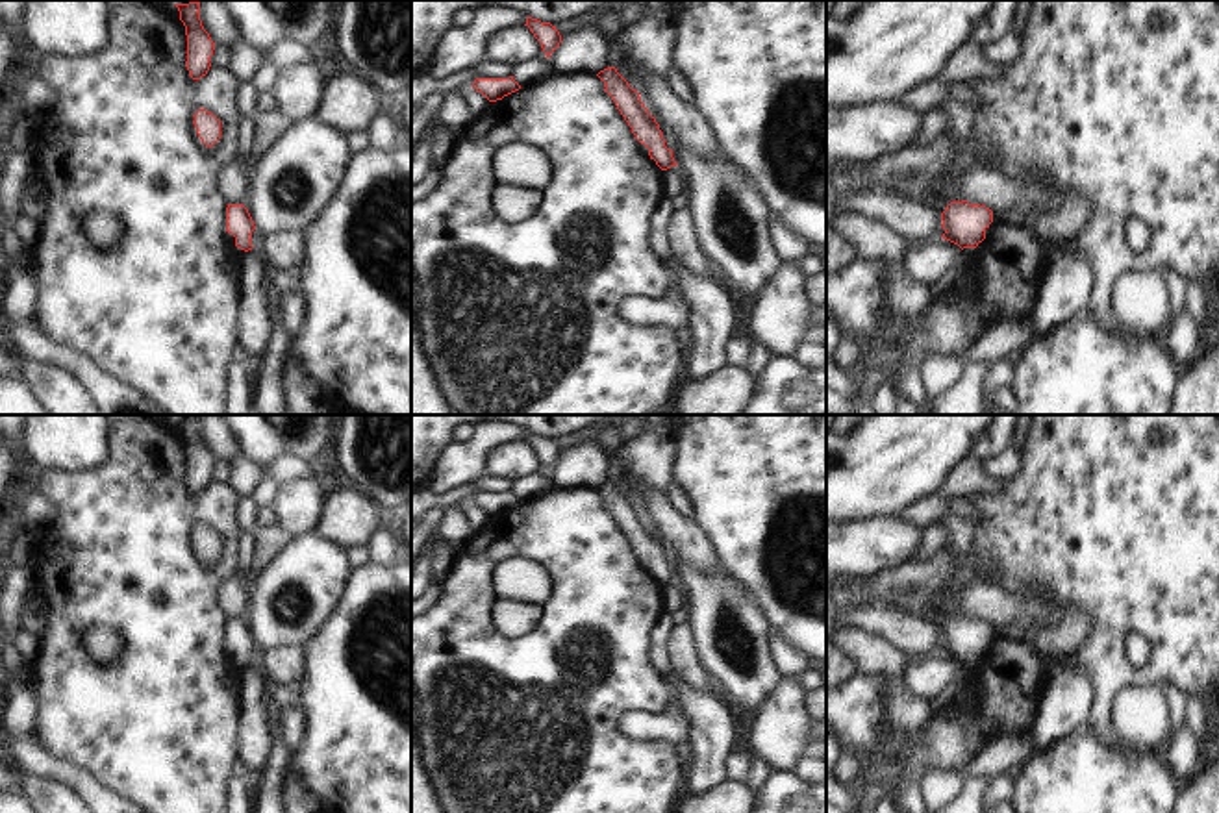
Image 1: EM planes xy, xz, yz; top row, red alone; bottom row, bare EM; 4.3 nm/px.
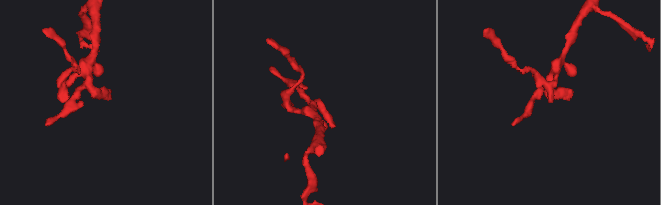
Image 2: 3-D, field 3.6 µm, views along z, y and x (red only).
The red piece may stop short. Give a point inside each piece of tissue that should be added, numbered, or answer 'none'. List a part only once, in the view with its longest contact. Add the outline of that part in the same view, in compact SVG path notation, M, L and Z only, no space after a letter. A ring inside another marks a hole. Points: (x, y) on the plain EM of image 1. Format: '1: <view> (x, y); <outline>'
none

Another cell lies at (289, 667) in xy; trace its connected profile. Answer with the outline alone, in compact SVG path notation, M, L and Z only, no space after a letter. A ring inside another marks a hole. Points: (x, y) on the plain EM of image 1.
M276 648L261 652L258 667L269 683L298 689L309 678L309 657L306 648Z

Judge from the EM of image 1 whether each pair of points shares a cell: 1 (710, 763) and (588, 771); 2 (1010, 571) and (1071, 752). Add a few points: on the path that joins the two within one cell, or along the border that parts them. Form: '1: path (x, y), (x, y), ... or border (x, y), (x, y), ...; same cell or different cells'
1: border (690, 762), (686, 791); different cells
2: border (1084, 726), (1092, 739), (1118, 758); different cells

